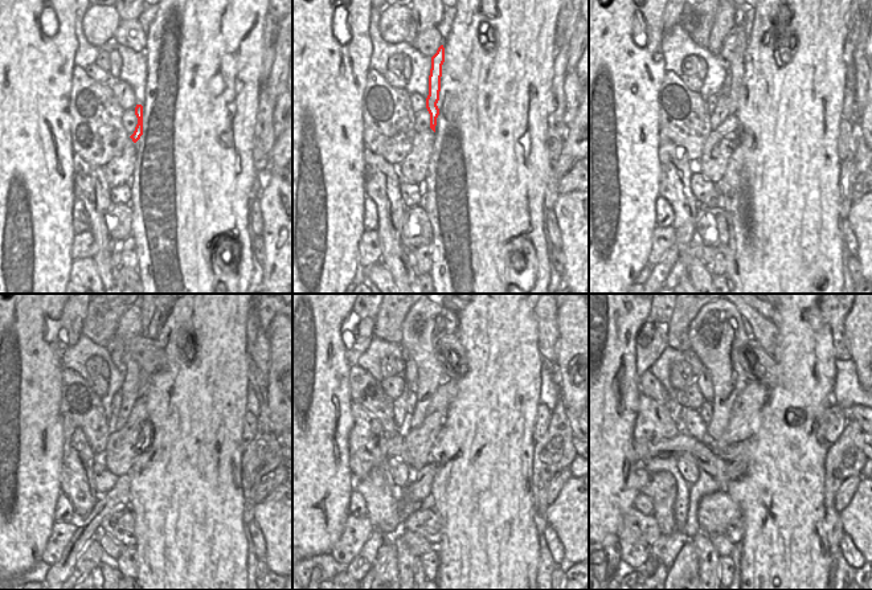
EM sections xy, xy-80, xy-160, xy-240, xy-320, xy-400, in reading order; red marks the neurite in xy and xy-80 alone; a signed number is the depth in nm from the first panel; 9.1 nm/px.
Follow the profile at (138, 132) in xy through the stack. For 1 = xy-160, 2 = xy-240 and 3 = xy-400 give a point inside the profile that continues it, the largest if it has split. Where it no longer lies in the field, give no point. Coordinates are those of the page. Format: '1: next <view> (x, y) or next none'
1: next xy-160 (735, 72)
2: next xy-240 (150, 320)
3: next xy-400 (748, 328)

